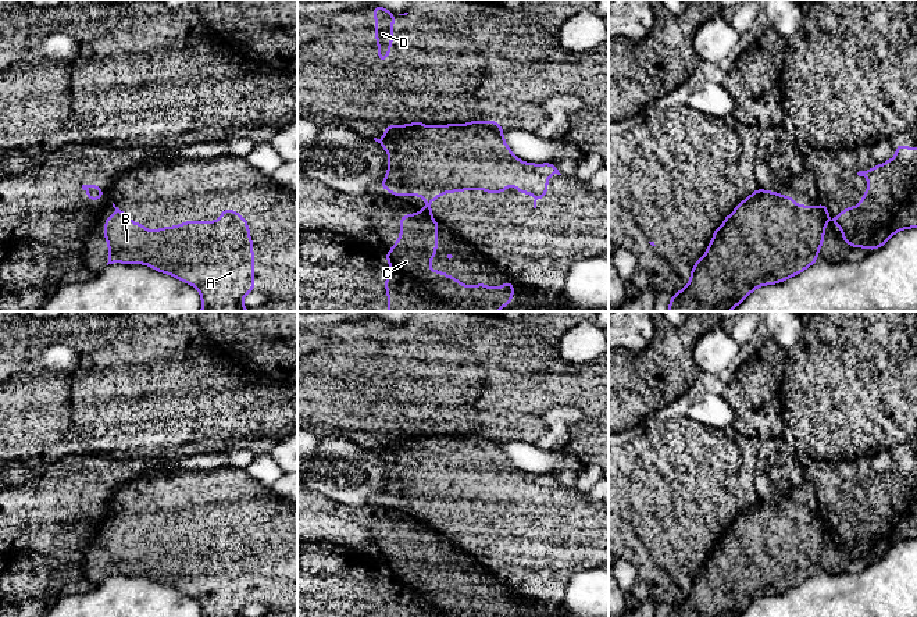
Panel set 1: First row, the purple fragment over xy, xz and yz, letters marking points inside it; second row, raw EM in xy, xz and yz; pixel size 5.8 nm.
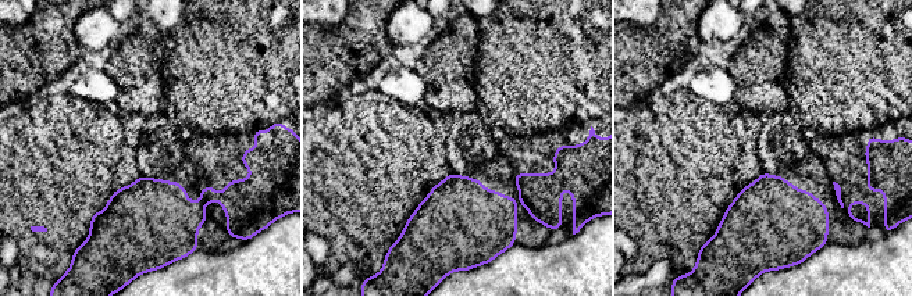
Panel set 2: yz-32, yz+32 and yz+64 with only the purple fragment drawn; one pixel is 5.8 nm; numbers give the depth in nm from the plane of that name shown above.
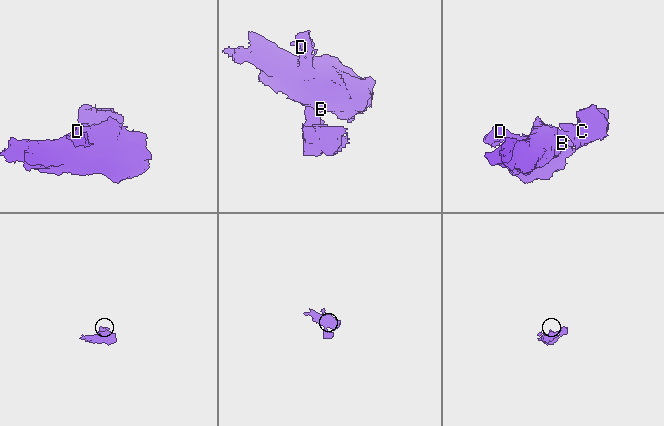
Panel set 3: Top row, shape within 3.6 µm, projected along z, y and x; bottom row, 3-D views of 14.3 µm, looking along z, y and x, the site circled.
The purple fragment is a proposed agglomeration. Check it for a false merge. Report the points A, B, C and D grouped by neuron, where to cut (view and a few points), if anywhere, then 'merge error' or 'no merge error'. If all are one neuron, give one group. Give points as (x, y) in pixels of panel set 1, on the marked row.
A B D / C | xz (425, 207), (431, 217) | merge error

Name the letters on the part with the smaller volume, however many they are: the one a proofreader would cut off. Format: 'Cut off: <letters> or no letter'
Cut off: C

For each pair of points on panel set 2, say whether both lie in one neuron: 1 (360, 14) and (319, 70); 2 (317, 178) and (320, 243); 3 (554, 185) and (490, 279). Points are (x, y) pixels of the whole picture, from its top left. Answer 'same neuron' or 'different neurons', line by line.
1: same neuron
2: different neurons
3: different neurons

